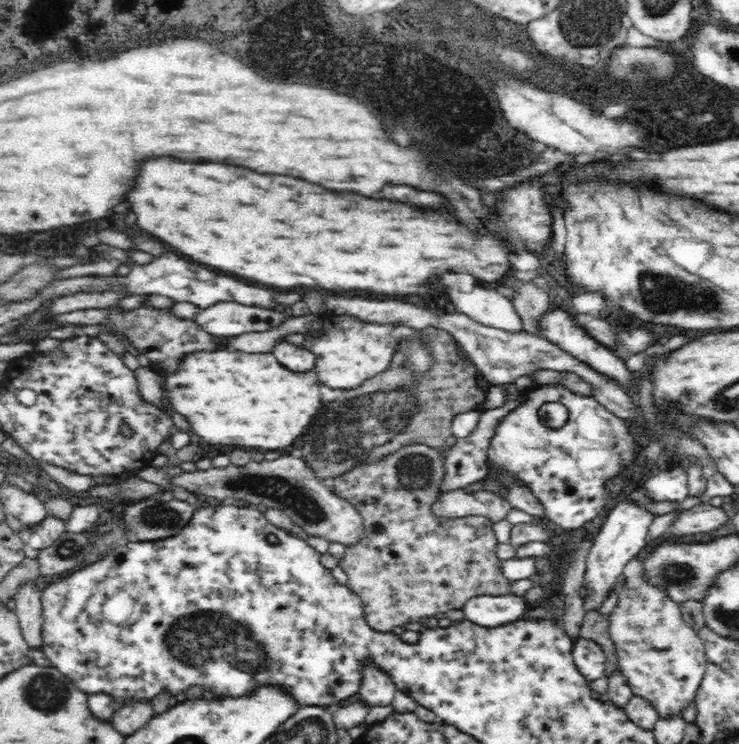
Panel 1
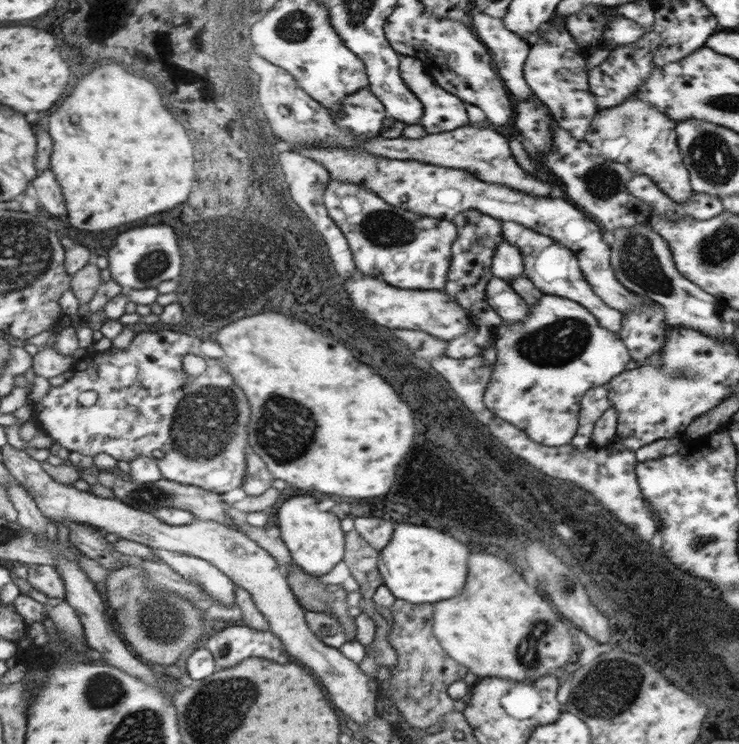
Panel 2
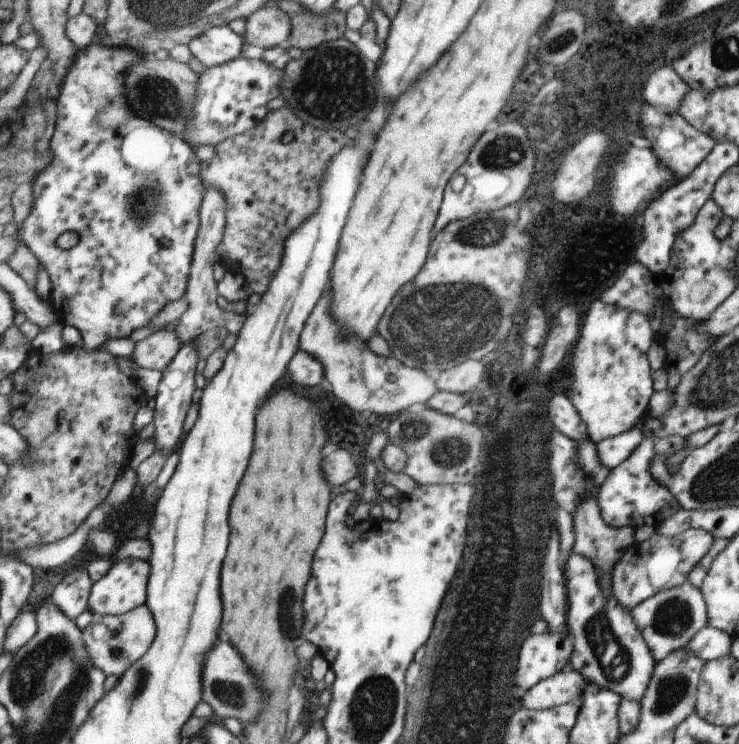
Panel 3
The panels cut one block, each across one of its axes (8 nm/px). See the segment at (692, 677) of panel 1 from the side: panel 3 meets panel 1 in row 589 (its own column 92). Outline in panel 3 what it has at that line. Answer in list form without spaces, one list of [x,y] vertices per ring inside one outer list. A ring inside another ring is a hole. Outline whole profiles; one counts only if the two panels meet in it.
[[[149,604],[135,608],[125,616],[95,616],[93,624],[85,630],[85,642],[89,646],[89,654],[95,660],[95,664],[107,674],[115,674],[121,678],[133,668],[133,664],[137,664],[141,656],[149,652],[155,638],[157,638],[157,624]]]

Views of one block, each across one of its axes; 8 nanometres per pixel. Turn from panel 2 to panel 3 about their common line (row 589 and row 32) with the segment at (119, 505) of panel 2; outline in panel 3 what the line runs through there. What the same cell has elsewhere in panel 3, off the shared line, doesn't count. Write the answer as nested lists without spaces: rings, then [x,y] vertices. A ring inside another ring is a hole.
[[[259,8],[245,18],[245,32],[241,36],[243,44],[259,46],[263,50],[287,44],[291,34],[289,16],[279,8]]]

